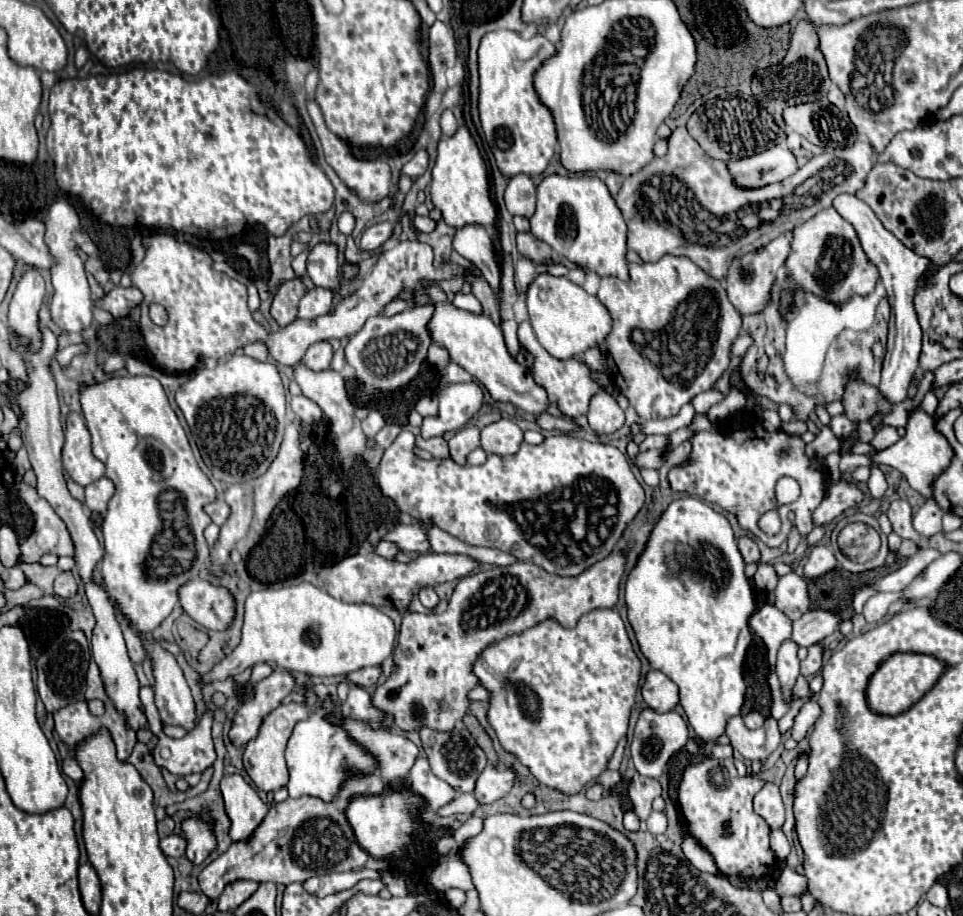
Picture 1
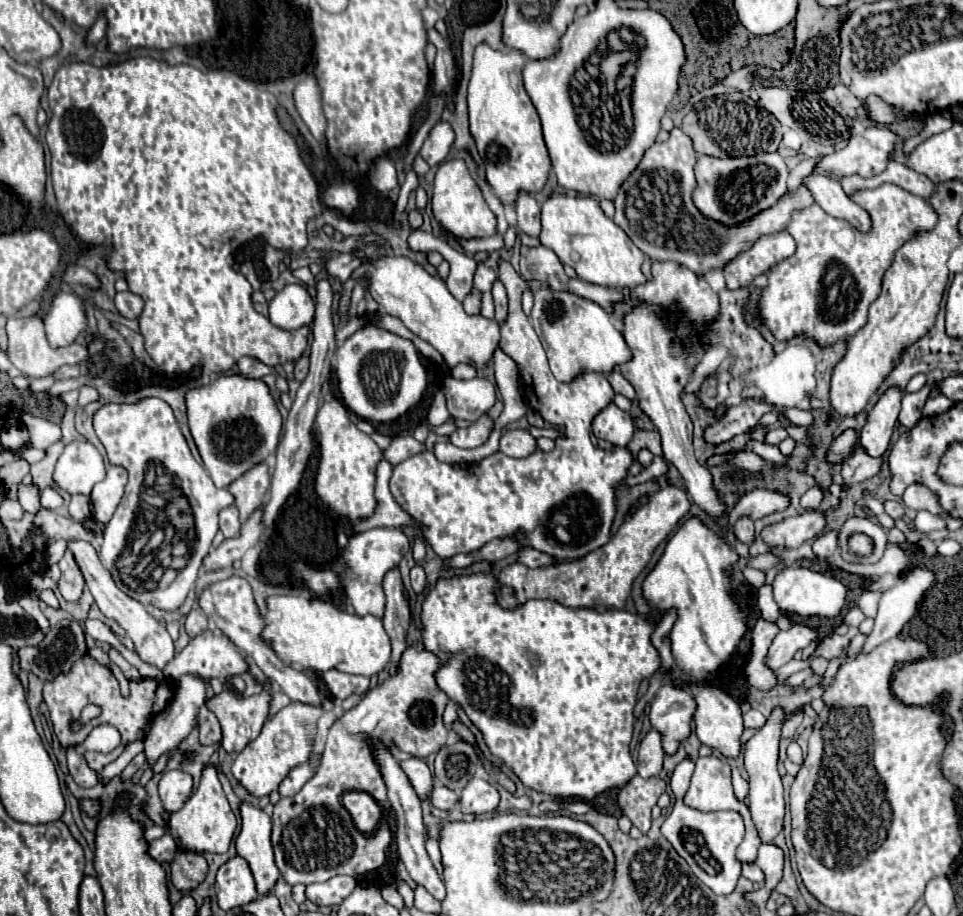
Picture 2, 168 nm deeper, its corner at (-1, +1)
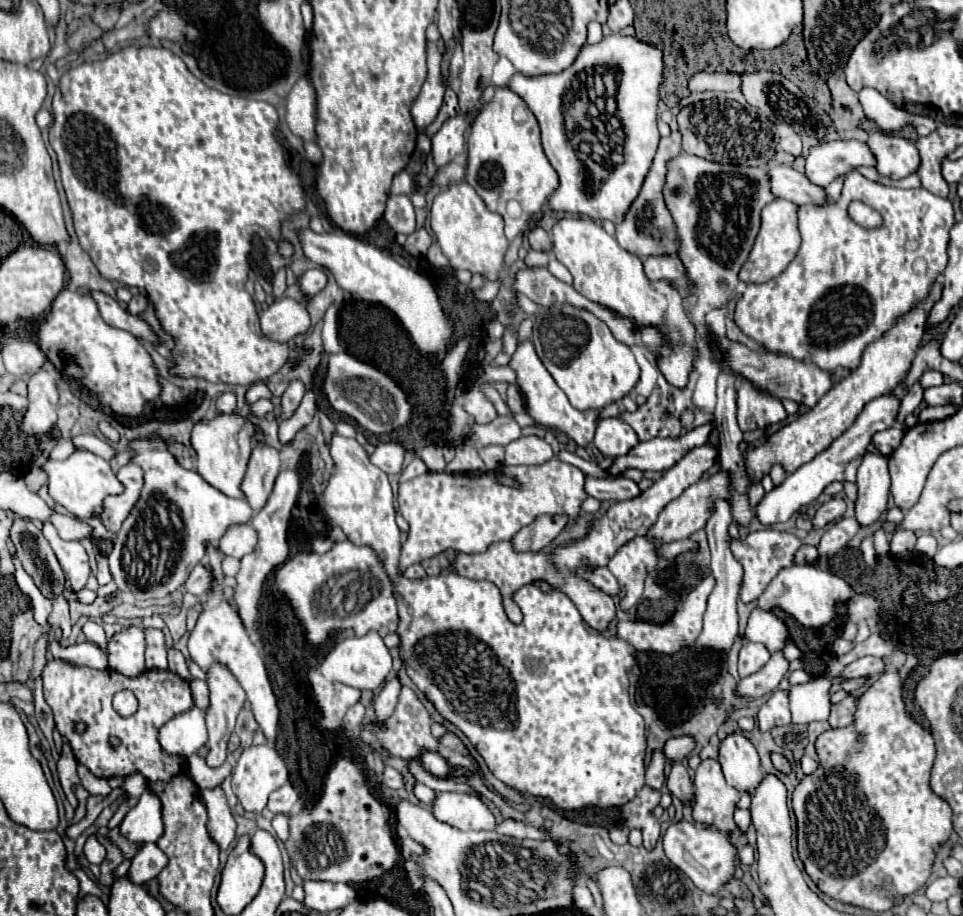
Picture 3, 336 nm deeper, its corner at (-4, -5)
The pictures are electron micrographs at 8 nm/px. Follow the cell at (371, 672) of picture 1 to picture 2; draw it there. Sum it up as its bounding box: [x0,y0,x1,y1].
[322,670,370,698]

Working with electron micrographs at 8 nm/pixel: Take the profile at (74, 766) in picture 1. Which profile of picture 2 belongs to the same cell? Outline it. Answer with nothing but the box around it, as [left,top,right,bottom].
[66,746,96,786]

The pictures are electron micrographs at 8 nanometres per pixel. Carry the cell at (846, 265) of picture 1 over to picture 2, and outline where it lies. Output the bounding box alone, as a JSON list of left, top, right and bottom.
[760,184,936,346]

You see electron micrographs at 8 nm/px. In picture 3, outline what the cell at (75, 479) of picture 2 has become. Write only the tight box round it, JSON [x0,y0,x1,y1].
[41,450,123,518]

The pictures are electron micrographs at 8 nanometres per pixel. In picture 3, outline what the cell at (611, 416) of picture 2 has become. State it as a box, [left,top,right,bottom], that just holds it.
[593,418,637,458]

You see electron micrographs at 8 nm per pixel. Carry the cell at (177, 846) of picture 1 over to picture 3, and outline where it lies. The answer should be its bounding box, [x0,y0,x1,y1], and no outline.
[127,844,167,884]

